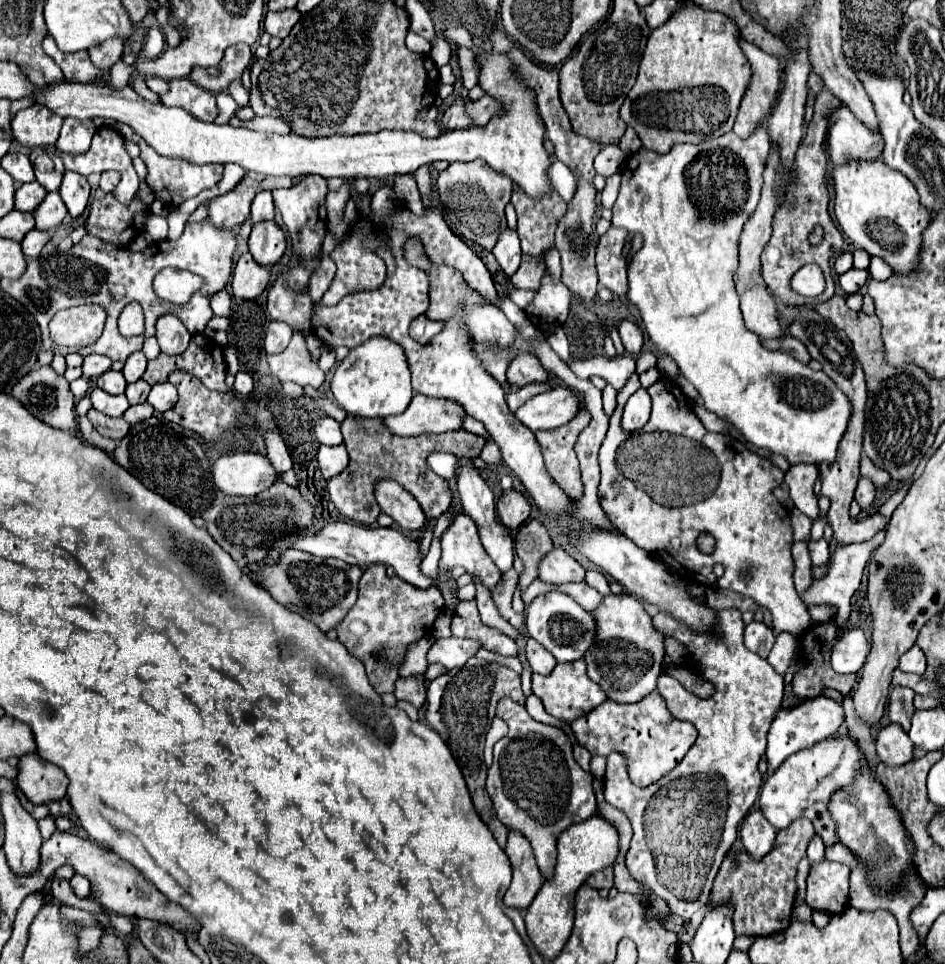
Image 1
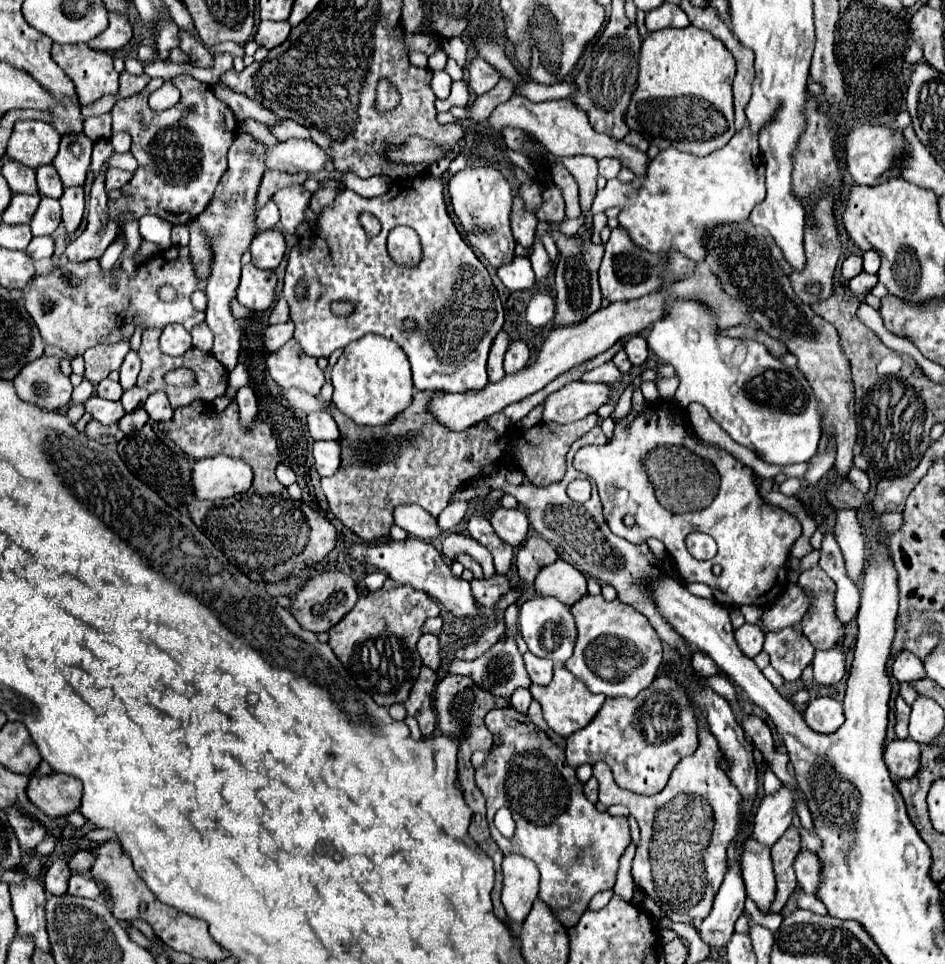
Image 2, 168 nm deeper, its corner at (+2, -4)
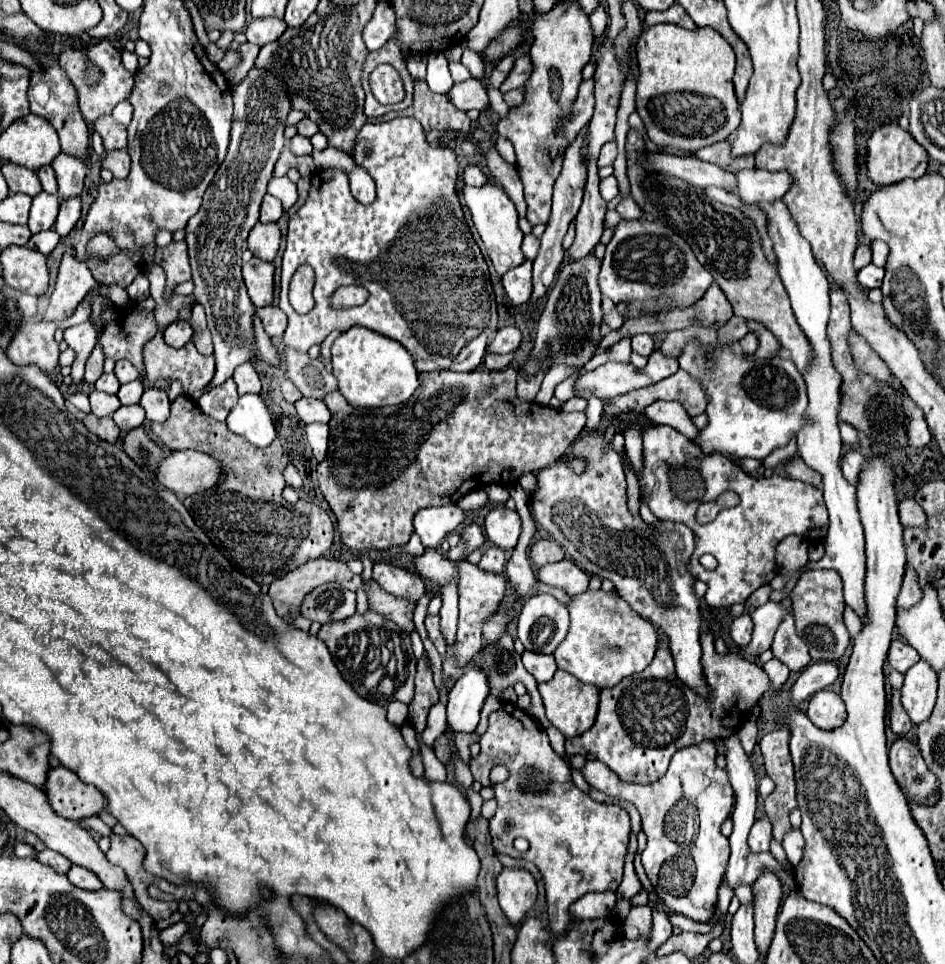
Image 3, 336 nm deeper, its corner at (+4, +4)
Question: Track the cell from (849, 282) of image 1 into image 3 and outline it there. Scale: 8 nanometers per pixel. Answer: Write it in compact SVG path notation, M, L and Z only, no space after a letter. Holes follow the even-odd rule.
M867 264L865 268L861 268L857 272L857 282L865 288L865 290L871 290L871 288L879 288L881 286L881 280L883 280L883 274L885 270L875 266L875 264Z

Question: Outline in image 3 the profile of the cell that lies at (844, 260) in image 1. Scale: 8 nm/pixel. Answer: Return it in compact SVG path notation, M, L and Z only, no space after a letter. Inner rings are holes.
M859 246L857 252L855 252L855 260L853 260L853 266L855 270L861 270L863 266L867 266L871 262L871 252L869 252L869 246Z

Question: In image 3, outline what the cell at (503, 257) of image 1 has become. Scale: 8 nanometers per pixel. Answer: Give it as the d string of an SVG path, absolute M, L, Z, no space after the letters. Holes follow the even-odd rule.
M525 260L517 268L511 268L501 276L509 300L519 306L531 298L531 260Z

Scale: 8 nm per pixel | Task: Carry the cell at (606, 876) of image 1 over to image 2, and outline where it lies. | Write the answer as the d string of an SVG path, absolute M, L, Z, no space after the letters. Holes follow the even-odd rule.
M497 708L485 716L485 724L493 734L493 740L501 740L499 746L491 746L485 762L475 768L475 784L483 792L486 800L486 818L491 838L497 842L501 852L519 854L532 860L541 872L539 898L551 906L553 914L566 927L577 924L581 914L587 910L589 900L603 890L611 890L619 870L619 858L631 844L627 818L615 818L611 814L599 812L583 794L583 784L575 778L575 770L565 764L563 750L537 728L529 716L519 714L515 708ZM500 808L509 808L517 824L513 840L501 836L493 824L493 816Z

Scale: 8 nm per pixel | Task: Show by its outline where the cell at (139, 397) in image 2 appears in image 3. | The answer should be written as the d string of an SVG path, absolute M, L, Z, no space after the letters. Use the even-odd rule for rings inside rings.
M135 380L135 382L123 384L117 392L117 398L121 400L121 404L137 404L143 392L145 392L145 386L141 384L141 380Z

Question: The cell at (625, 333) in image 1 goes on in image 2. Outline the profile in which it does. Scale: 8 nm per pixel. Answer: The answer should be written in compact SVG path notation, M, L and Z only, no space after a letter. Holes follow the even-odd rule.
M641 336L629 338L625 342L625 352L627 352L627 356L629 356L633 366L641 366L647 360L647 352L649 352L645 338L641 338Z

